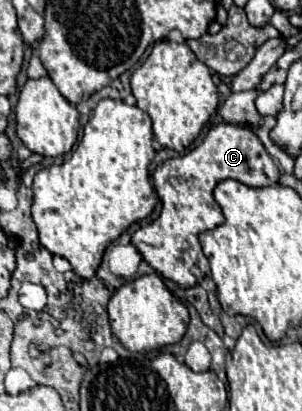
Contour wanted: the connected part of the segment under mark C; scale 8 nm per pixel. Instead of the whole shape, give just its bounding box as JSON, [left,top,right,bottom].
[132,123,280,287]

